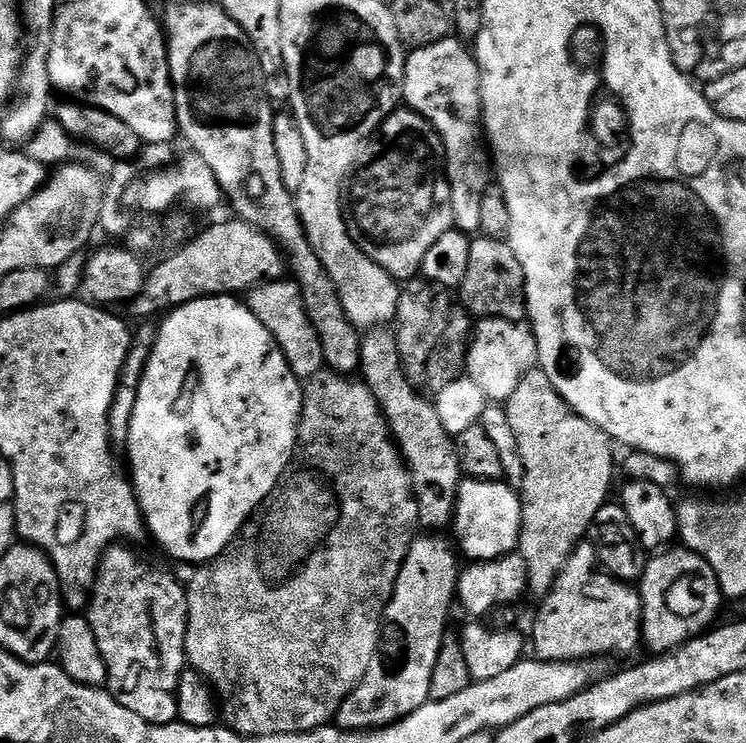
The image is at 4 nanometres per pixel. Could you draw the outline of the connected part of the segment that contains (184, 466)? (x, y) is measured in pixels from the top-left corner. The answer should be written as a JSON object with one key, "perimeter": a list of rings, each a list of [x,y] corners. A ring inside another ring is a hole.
{"perimeter":[[[235,295],[207,296],[174,308],[163,317],[164,325],[159,325],[156,333],[156,345],[149,356],[148,365],[142,374],[141,385],[138,386],[138,398],[134,405],[133,418],[130,419],[129,440],[126,456],[132,463],[130,479],[136,489],[136,499],[140,502],[140,510],[144,514],[147,531],[176,560],[185,560],[191,566],[207,564],[209,560],[217,560],[227,550],[245,524],[251,520],[256,509],[268,499],[268,495],[276,488],[284,477],[284,471],[292,463],[298,447],[300,435],[300,416],[304,412],[304,390],[299,376],[292,370],[284,351],[276,344],[276,339],[266,330],[263,322],[249,310],[247,303]],[[176,348],[192,348],[192,356],[188,352],[176,352]]]}

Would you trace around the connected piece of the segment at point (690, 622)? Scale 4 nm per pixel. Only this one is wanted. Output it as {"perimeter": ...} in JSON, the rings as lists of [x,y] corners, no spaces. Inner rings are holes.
{"perimeter":[[[683,546],[676,547],[653,555],[638,582],[642,598],[642,644],[652,654],[671,652],[709,631],[717,623],[720,603],[726,600],[710,562]]]}

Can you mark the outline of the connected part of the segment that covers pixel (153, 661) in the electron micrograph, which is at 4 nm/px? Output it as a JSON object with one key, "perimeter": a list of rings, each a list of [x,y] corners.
{"perimeter":[[[113,546],[104,551],[104,557],[100,559],[100,567],[96,573],[96,585],[92,587],[92,599],[88,601],[86,615],[90,626],[94,630],[94,638],[98,638],[98,650],[102,650],[102,658],[108,664],[108,682],[107,691],[122,706],[126,706],[126,710],[130,710],[134,714],[138,714],[138,718],[142,718],[151,724],[174,724],[177,723],[180,714],[180,678],[186,671],[186,657],[184,655],[184,647],[186,646],[186,630],[188,629],[188,593],[183,583],[179,584],[170,573],[164,568],[159,568],[156,564],[151,564],[148,560],[143,560],[132,546]]]}

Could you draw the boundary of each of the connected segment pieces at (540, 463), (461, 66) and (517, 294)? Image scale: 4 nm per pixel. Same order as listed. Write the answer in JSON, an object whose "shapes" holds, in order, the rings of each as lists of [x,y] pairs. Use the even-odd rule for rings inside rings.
{"shapes":[[[[524,378],[518,388],[514,390],[514,394],[506,401],[506,409],[510,420],[511,429],[518,442],[518,450],[520,451],[522,462],[525,464],[525,480],[522,487],[522,530],[520,531],[520,546],[518,554],[526,562],[526,570],[528,571],[528,592],[536,595],[537,598],[543,598],[548,595],[550,589],[556,585],[556,580],[560,577],[560,571],[566,566],[566,562],[571,558],[572,552],[576,545],[581,543],[591,533],[592,526],[596,522],[598,510],[602,510],[602,506],[609,503],[612,492],[612,479],[616,476],[616,468],[618,472],[618,456],[612,453],[614,449],[614,441],[606,435],[598,426],[594,426],[590,422],[586,422],[586,418],[578,415],[571,406],[554,390],[554,386],[549,380],[537,378],[530,380]]],[[[450,35],[407,53],[403,103],[432,123],[442,145],[442,156],[452,183],[452,216],[461,232],[476,234],[484,220],[484,195],[490,180],[490,156],[482,139],[484,103],[480,93],[480,64],[473,49]]],[[[480,234],[472,240],[470,263],[466,266],[466,278],[459,286],[458,296],[464,299],[463,307],[473,317],[492,317],[523,321],[528,315],[528,295],[524,289],[524,271],[507,239],[495,240]]]]}

